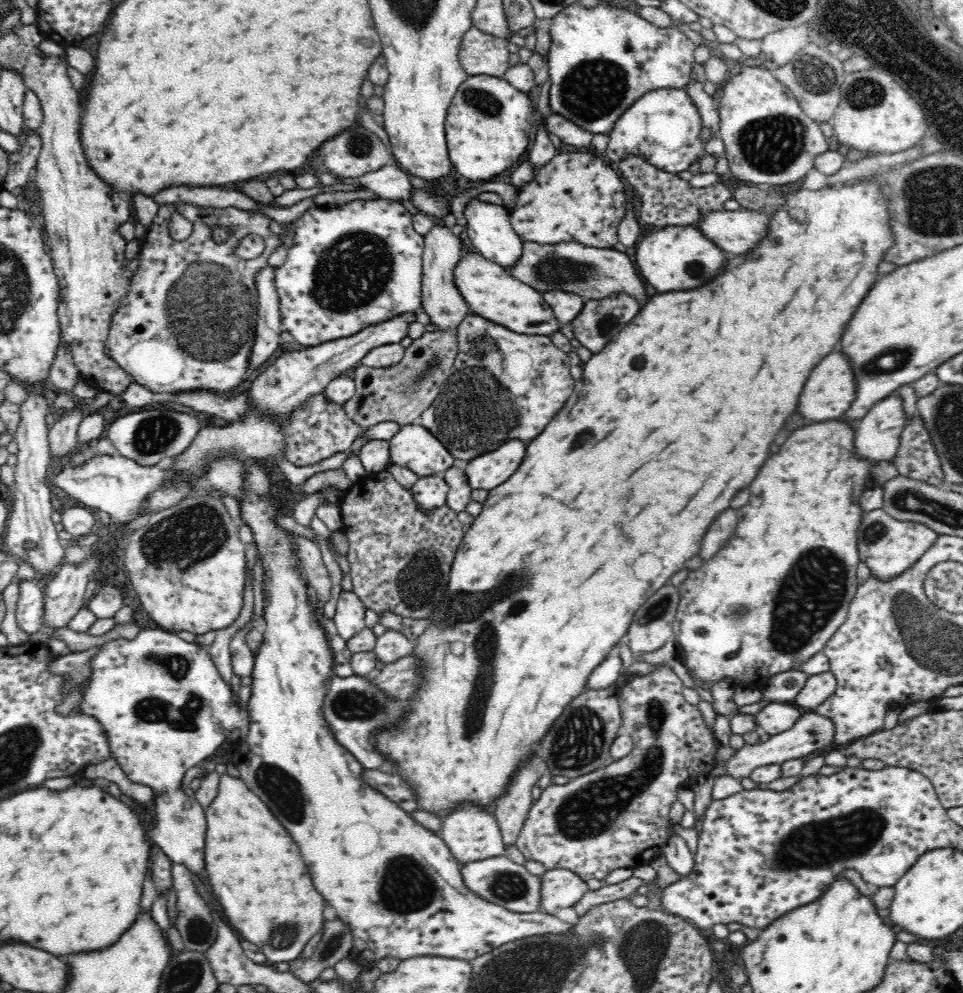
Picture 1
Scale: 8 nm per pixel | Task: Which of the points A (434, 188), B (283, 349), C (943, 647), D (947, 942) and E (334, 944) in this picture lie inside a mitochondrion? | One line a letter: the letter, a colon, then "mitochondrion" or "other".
A: other
B: other
C: mitochondrion
D: other
E: mitochondrion

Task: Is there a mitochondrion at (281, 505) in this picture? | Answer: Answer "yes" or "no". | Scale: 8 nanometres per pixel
no

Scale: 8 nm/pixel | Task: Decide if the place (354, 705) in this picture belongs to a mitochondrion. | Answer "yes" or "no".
yes

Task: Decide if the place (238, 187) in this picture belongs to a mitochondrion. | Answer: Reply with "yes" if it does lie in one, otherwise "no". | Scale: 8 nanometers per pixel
no

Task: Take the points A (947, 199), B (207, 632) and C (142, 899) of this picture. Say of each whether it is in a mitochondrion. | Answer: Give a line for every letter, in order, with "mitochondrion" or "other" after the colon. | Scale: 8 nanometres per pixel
A: mitochondrion
B: other
C: other

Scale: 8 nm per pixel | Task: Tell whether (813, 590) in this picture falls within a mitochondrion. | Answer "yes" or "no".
yes

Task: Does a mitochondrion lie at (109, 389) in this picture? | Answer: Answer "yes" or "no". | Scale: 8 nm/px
no

